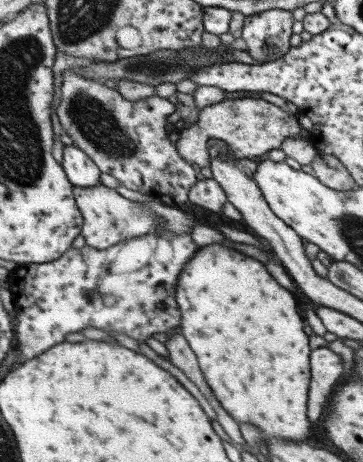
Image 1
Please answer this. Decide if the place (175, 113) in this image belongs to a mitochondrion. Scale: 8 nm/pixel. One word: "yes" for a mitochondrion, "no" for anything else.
no

